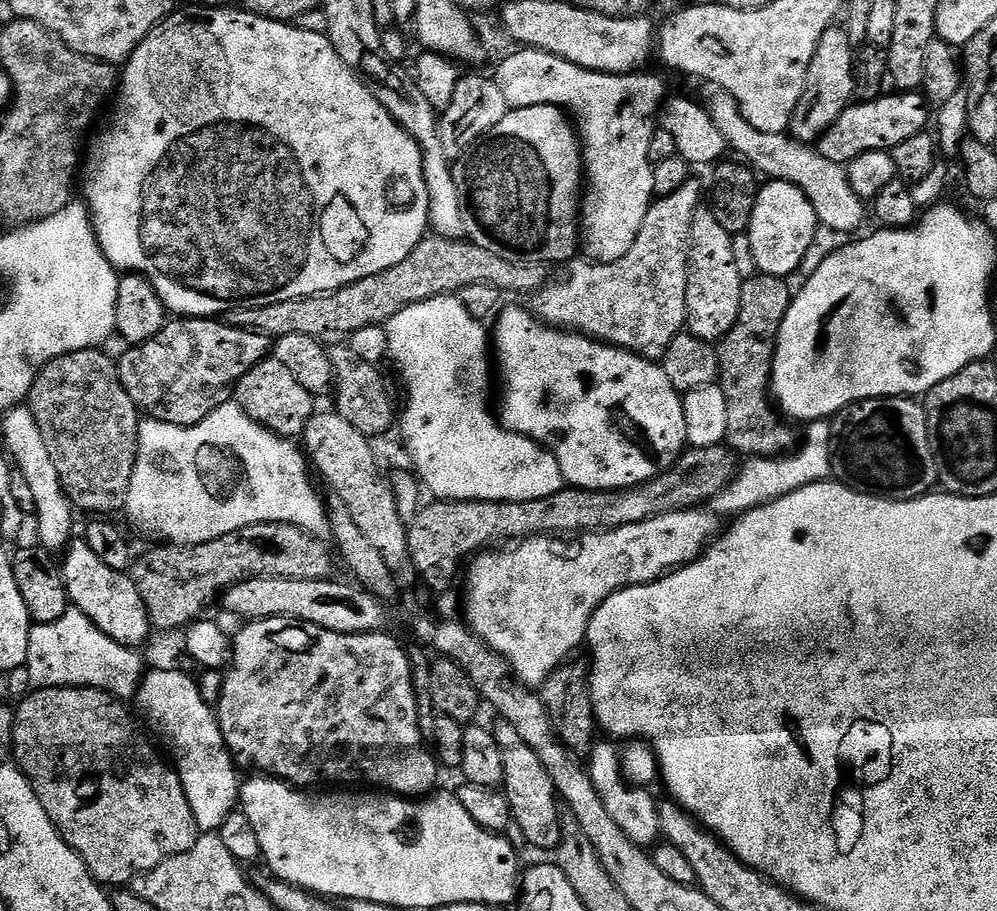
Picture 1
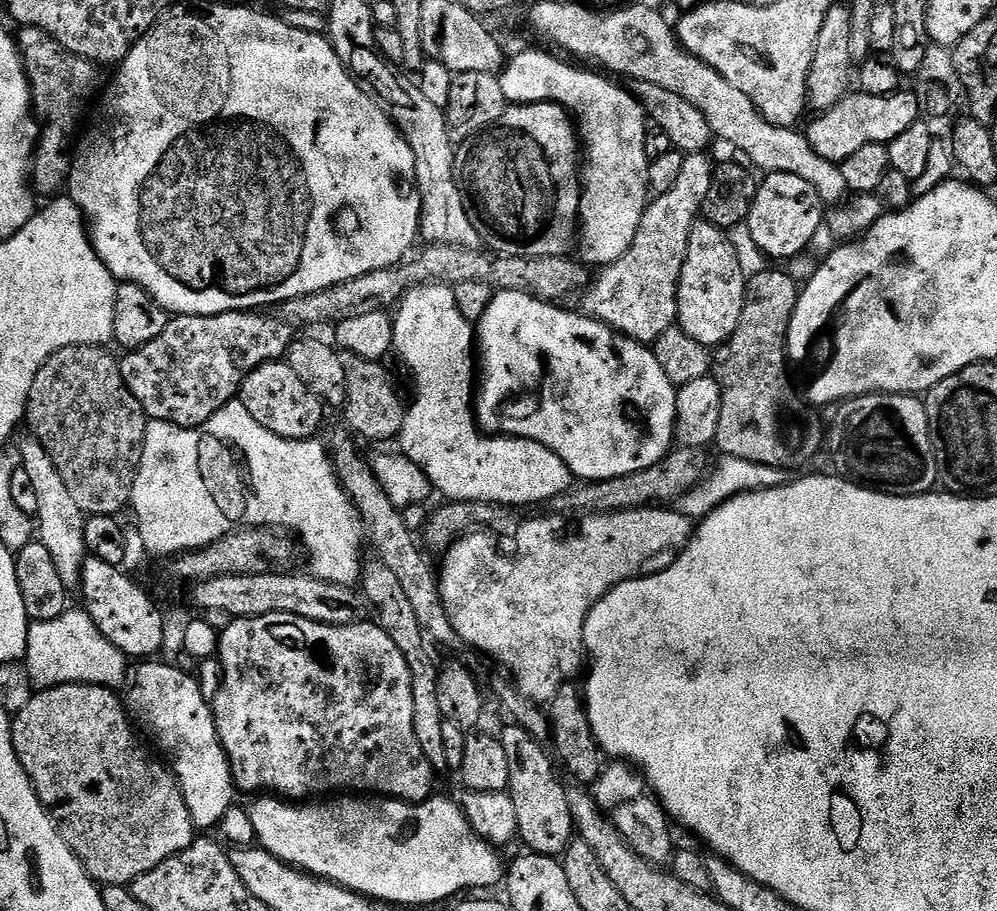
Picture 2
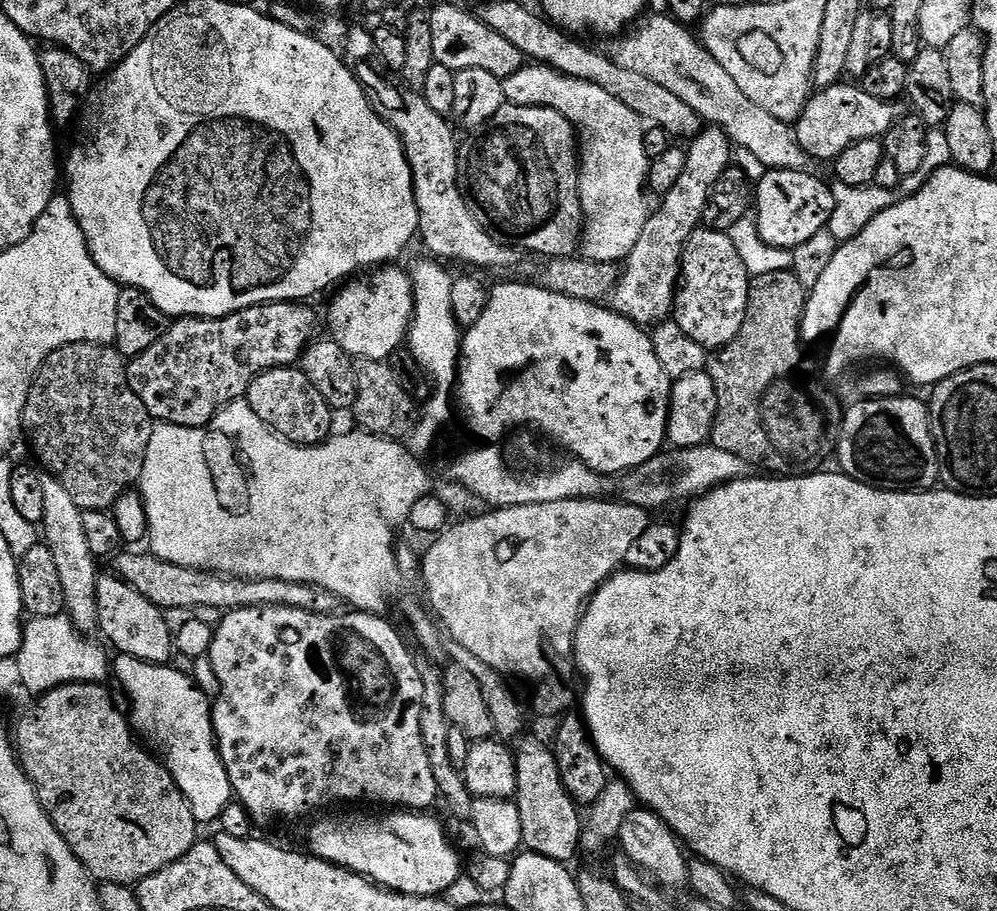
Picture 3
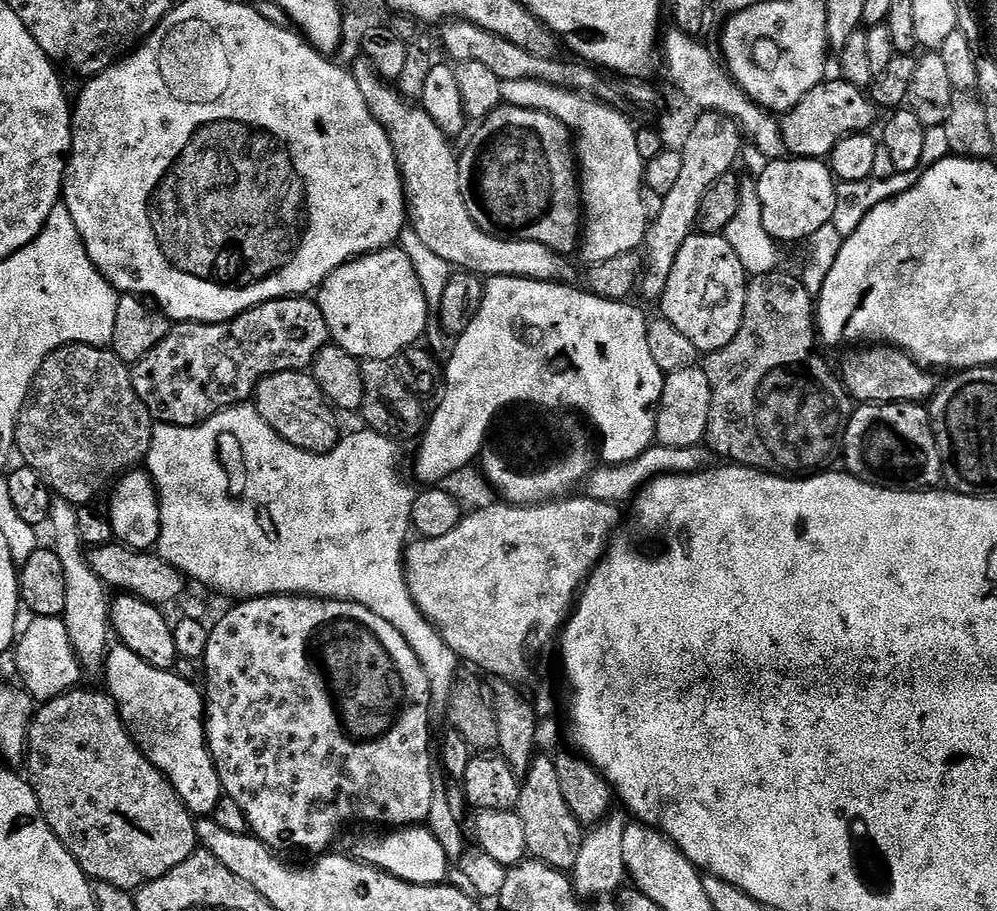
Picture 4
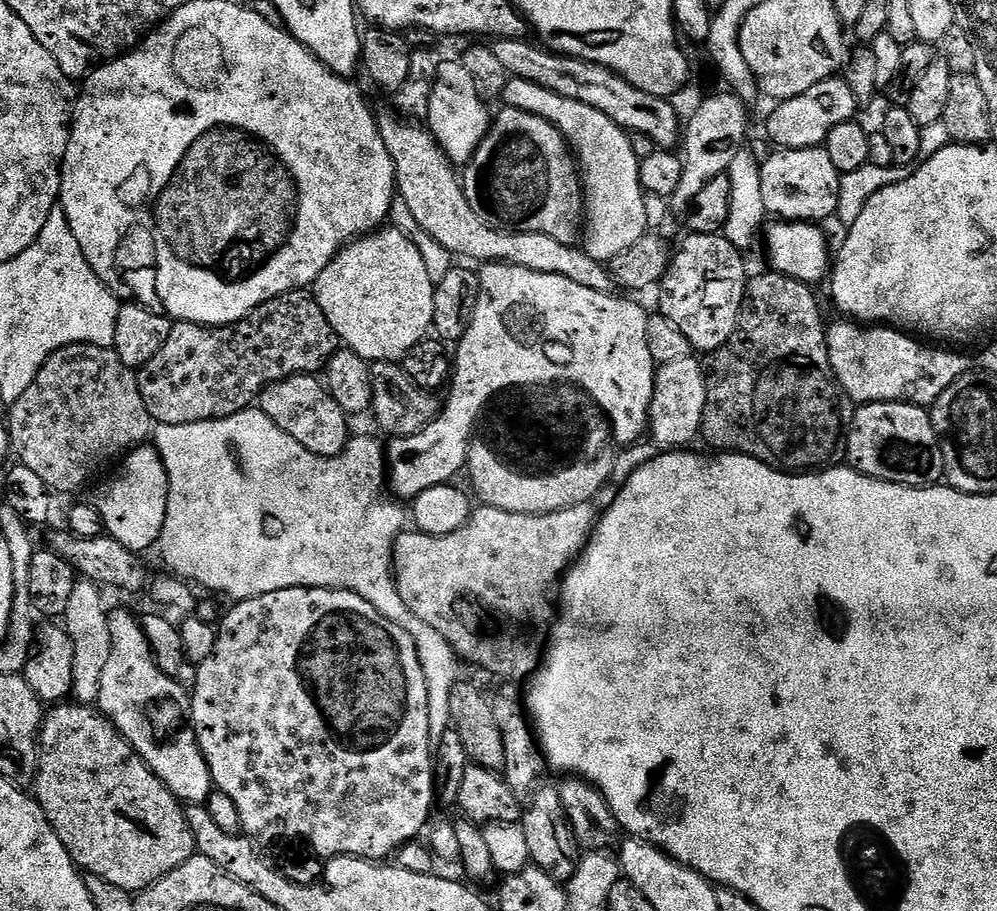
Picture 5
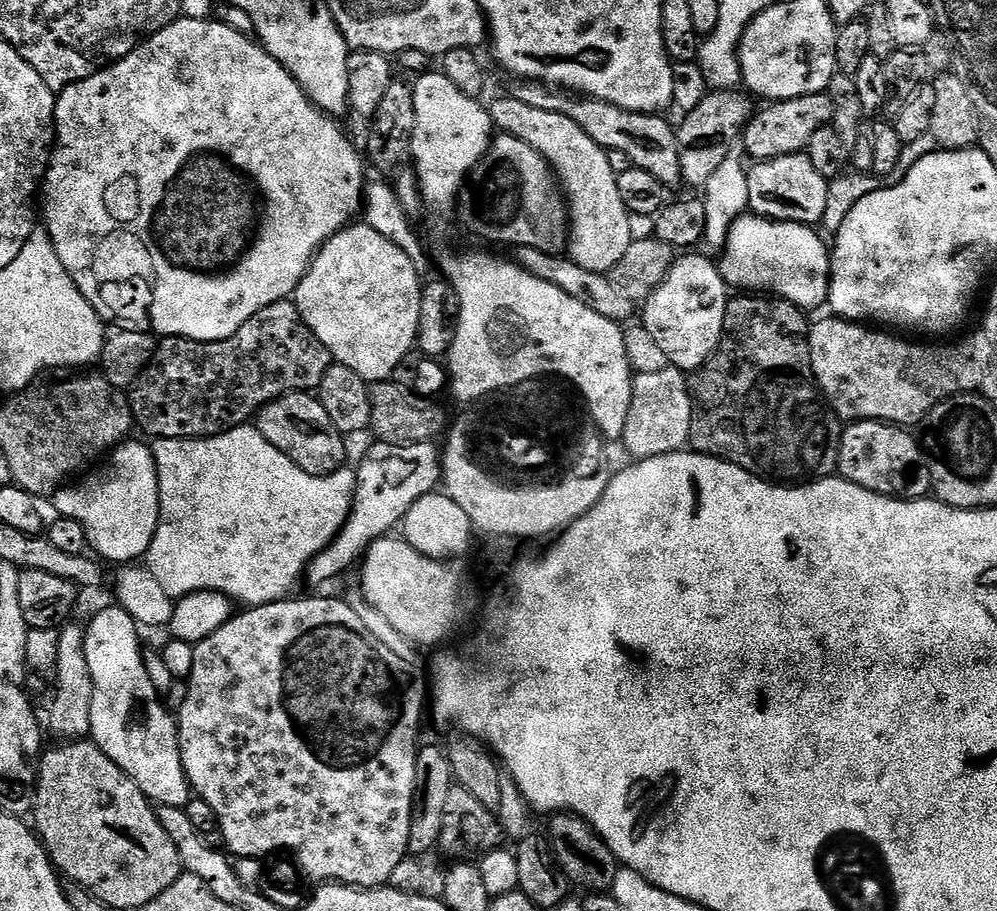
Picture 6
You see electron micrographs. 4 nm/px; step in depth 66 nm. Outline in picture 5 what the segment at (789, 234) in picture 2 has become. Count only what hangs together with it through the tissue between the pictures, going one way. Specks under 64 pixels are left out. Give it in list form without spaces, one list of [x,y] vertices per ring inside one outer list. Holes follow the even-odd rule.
[[[823,147],[806,150],[773,151],[773,156],[763,161],[760,177],[764,183],[766,208],[773,217],[784,222],[821,222],[828,216],[836,215],[836,201],[820,200],[824,188],[835,189],[838,183],[836,164],[830,162]]]

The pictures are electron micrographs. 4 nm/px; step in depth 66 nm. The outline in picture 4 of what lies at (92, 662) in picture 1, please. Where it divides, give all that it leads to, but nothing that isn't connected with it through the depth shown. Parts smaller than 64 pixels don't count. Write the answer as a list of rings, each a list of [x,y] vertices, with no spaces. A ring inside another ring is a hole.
[[[40,617],[30,619],[28,629],[19,633],[14,644],[14,655],[18,680],[33,701],[43,702],[71,692],[81,683],[82,667],[76,652],[72,649],[70,637],[61,617]]]

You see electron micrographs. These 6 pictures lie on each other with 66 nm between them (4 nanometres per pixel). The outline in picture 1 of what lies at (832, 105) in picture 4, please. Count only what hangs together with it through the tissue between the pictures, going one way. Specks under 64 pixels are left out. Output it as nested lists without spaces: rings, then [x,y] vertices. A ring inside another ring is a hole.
[[[896,90],[893,96],[881,94],[874,100],[860,100],[849,104],[848,109],[826,130],[826,134],[818,142],[818,150],[822,158],[830,158],[830,162],[847,165],[858,154],[866,154],[866,150],[882,150],[891,152],[898,142],[906,142],[906,138],[914,138],[914,134],[925,131],[930,124],[930,105],[923,95],[916,90]]]

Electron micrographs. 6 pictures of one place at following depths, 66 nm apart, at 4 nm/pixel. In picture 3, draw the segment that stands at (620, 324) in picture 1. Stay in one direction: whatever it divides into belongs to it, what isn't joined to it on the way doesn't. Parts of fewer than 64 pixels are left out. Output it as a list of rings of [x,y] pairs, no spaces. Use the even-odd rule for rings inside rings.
[[[708,126],[692,137],[686,148],[686,170],[682,170],[682,178],[678,178],[674,190],[663,193],[660,209],[657,212],[655,209],[646,226],[642,226],[642,238],[638,238],[634,250],[623,261],[620,280],[611,294],[611,307],[627,320],[641,326],[655,326],[673,315],[684,247],[701,227],[710,190],[714,190],[714,182],[733,163],[732,152],[732,141],[720,128]]]

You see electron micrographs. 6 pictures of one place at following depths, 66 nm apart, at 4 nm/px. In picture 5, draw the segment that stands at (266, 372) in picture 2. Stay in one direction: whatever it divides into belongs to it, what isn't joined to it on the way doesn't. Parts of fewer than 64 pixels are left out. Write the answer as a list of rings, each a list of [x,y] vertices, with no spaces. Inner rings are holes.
[[[315,375],[292,376],[268,385],[260,395],[260,407],[283,433],[294,438],[316,457],[332,458],[343,455],[350,439],[348,416],[329,389]]]

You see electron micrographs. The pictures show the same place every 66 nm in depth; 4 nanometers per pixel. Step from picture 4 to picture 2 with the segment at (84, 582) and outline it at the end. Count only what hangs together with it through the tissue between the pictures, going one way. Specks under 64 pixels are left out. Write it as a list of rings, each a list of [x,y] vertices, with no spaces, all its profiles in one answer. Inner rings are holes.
[[[27,438],[20,444],[18,464],[26,470],[34,485],[35,495],[38,498],[38,514],[36,517],[36,534],[38,540],[49,552],[63,586],[68,590],[77,589],[81,585],[82,566],[87,557],[85,550],[85,522],[83,514],[74,498],[62,483],[62,474],[58,474],[58,466],[50,462],[50,454],[42,450],[42,446],[34,438]]]

